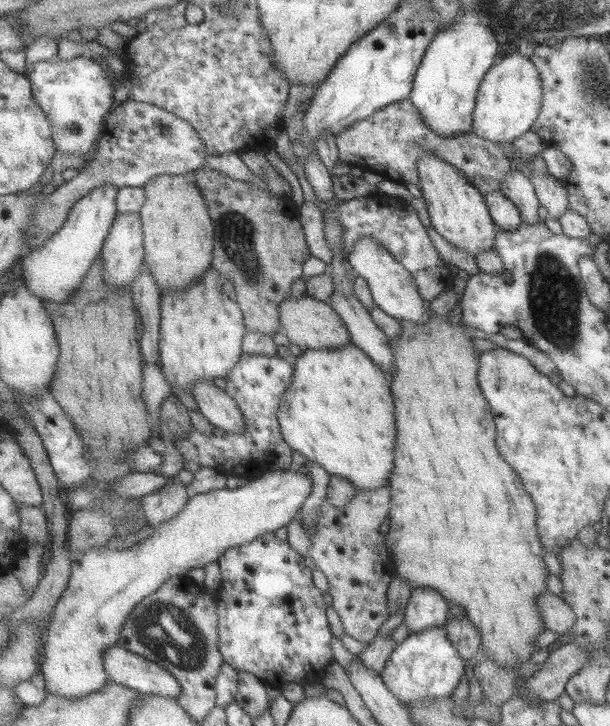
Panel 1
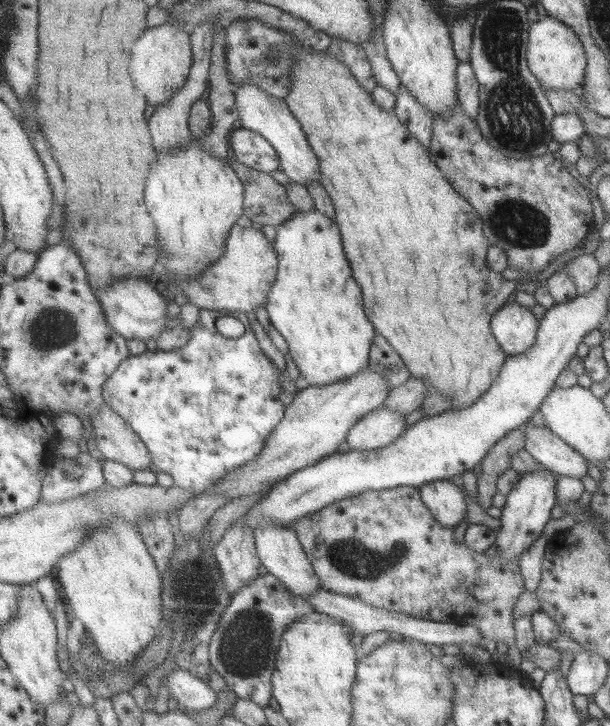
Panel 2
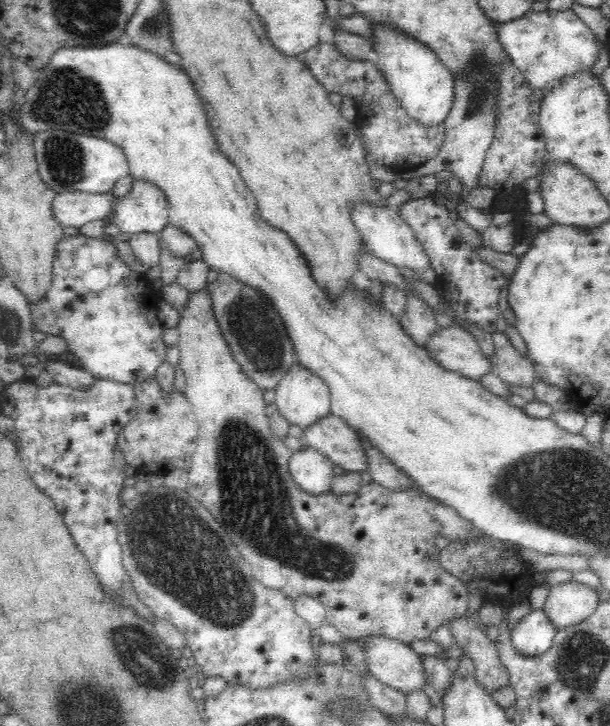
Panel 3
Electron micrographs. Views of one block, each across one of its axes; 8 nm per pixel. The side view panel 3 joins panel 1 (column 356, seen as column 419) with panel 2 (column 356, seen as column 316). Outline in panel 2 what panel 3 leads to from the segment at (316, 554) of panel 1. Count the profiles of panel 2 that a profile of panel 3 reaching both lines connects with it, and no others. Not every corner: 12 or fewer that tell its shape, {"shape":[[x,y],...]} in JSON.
{"shape":[[420,487],[293,524],[329,591],[514,642],[517,562]]}

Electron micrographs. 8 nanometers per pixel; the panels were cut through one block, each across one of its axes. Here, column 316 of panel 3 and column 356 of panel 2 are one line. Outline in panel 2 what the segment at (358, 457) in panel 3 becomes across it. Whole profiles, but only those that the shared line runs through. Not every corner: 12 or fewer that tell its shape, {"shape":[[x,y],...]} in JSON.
{"shape":[[379,408],[348,432],[352,450],[378,450],[408,428],[407,414]]}

